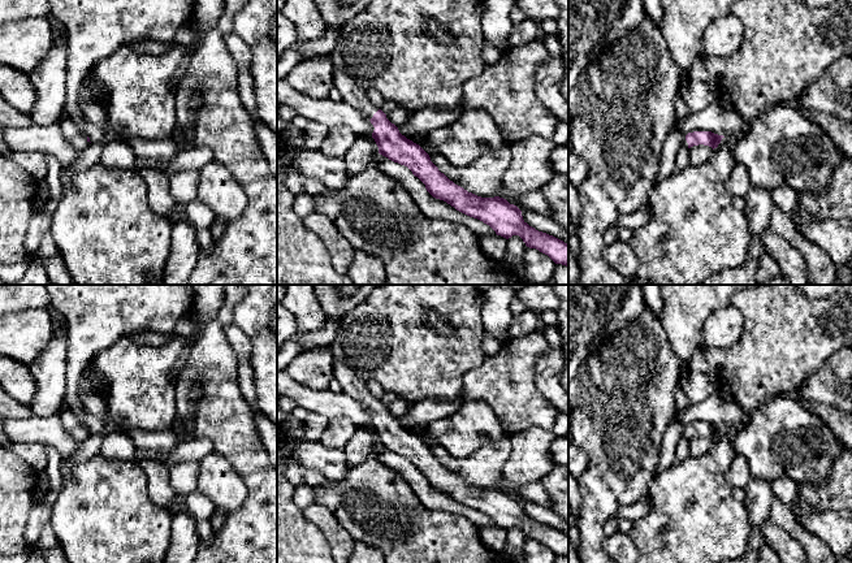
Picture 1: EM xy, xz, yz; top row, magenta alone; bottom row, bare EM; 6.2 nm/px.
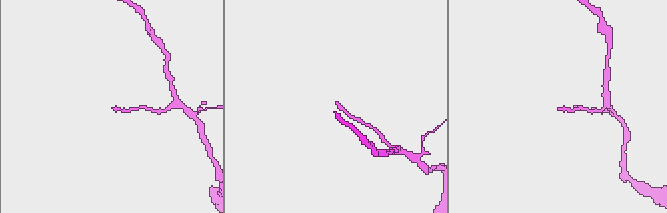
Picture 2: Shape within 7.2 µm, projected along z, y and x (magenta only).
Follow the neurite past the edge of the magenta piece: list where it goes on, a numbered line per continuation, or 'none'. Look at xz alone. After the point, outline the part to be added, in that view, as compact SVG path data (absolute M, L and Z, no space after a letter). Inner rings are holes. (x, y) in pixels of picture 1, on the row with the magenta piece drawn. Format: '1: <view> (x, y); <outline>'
1: xz (342, 81); M343 69L334 70L333 86L342 95L342 101L349 103L368 120L379 111L379 108L369 101L367 90L359 87L355 78Z

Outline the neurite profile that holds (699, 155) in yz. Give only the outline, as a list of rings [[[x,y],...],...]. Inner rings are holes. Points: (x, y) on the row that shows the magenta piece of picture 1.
[[[699,144],[689,148],[691,165],[700,166],[706,164],[713,155],[713,148],[709,146]]]

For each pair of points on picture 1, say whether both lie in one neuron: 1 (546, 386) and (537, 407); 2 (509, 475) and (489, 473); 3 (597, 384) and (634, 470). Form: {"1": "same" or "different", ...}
{"1": "different", "2": "different", "3": "same"}

